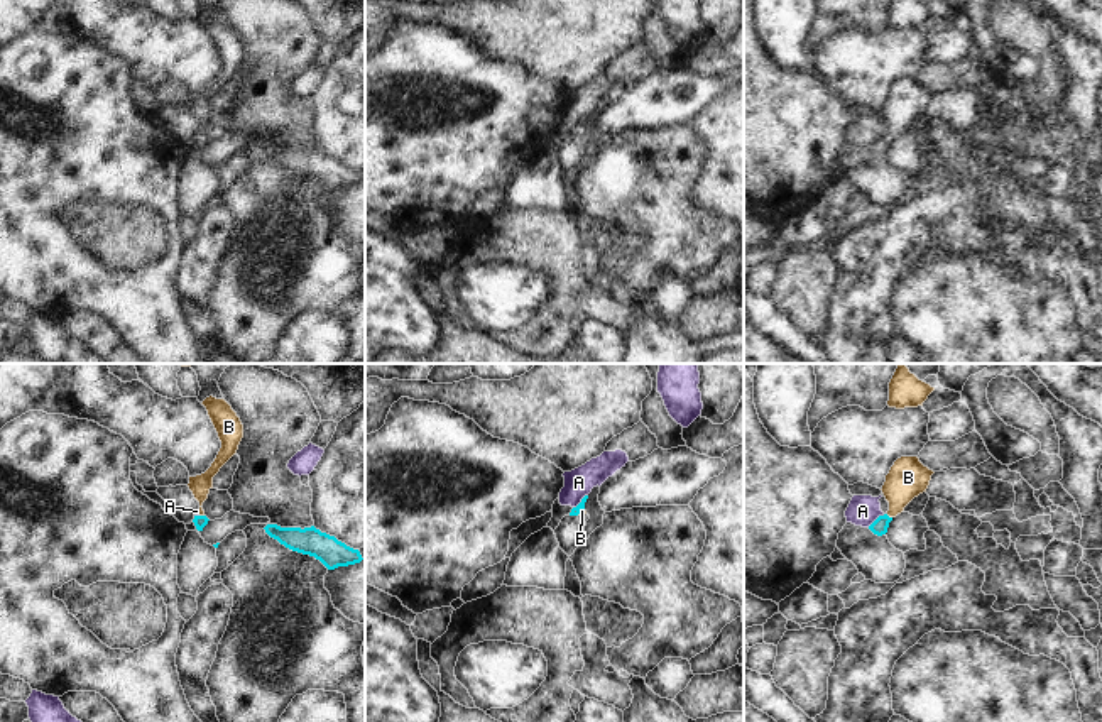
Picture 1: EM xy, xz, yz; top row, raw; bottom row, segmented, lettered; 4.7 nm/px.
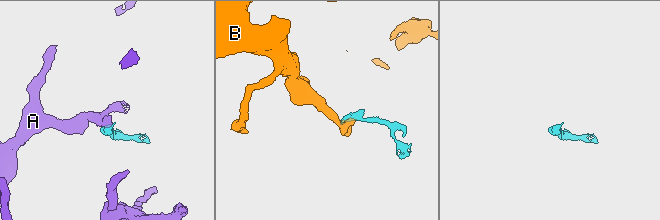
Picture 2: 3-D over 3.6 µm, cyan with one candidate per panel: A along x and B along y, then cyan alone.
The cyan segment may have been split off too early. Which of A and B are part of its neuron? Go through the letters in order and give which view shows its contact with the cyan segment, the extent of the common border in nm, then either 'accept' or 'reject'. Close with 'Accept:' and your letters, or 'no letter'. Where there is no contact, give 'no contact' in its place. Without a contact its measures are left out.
A: contact in yz; length 110 nm; reject
B: contact in yz; length 40 nm; accept
Accept: B

